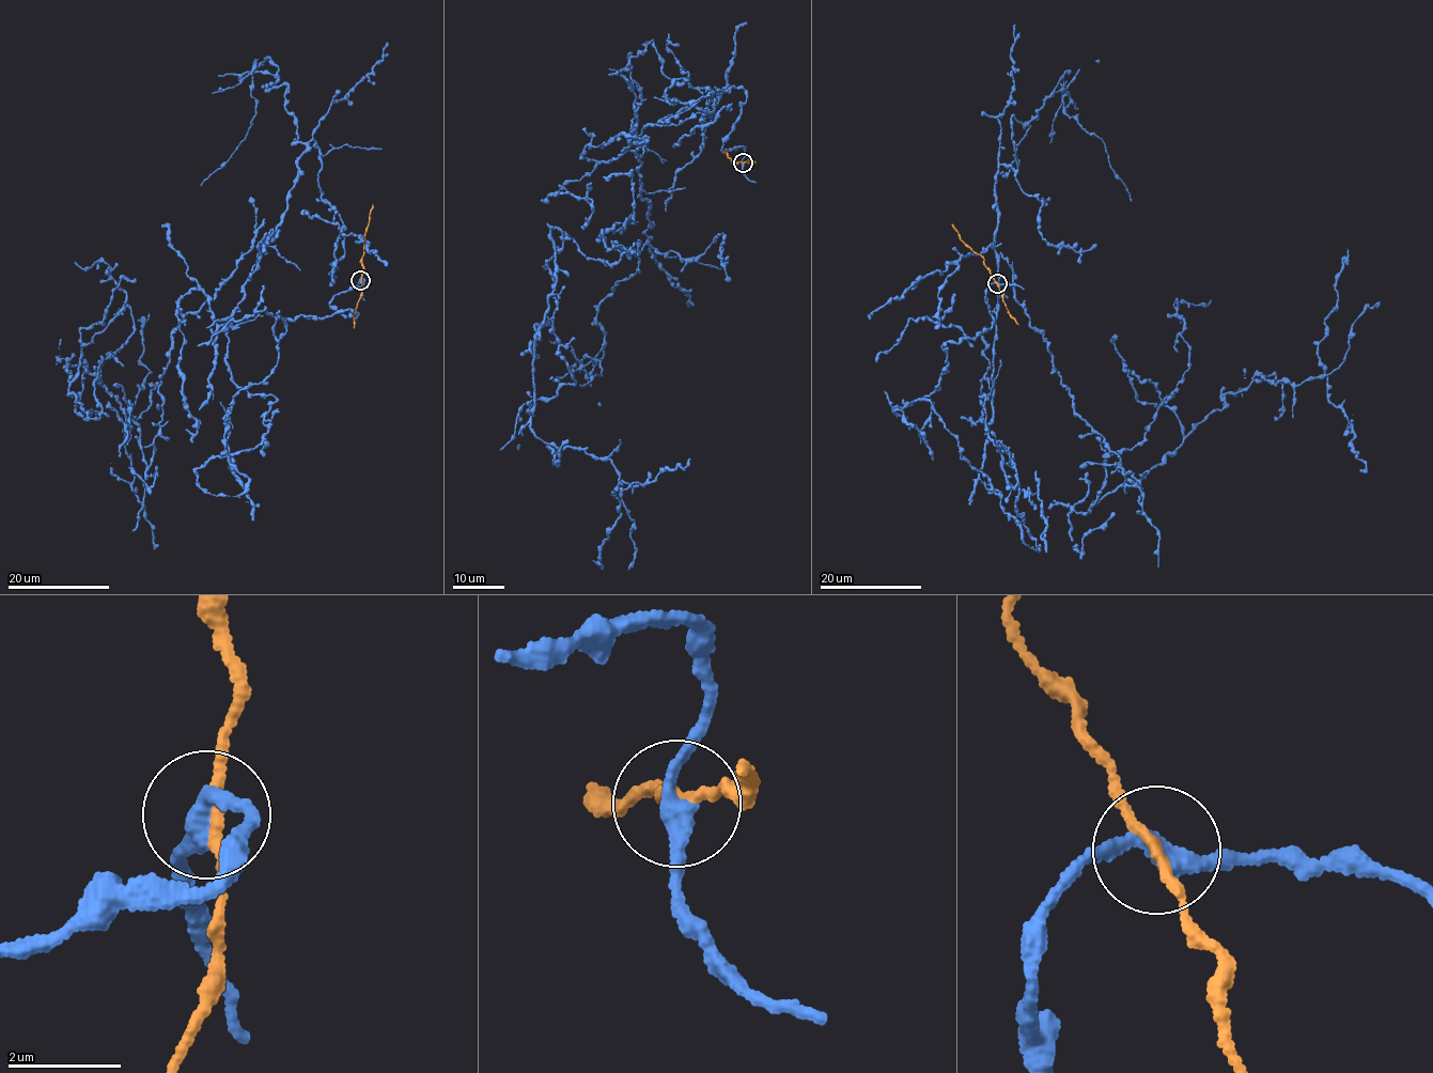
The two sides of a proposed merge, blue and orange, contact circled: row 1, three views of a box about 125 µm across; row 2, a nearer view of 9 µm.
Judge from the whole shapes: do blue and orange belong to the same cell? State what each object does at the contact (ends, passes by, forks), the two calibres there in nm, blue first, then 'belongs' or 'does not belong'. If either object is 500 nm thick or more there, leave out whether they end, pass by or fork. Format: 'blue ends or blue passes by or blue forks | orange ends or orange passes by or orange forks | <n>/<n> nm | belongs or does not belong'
blue passes by | orange passes by | 320/170 nm | does not belong

